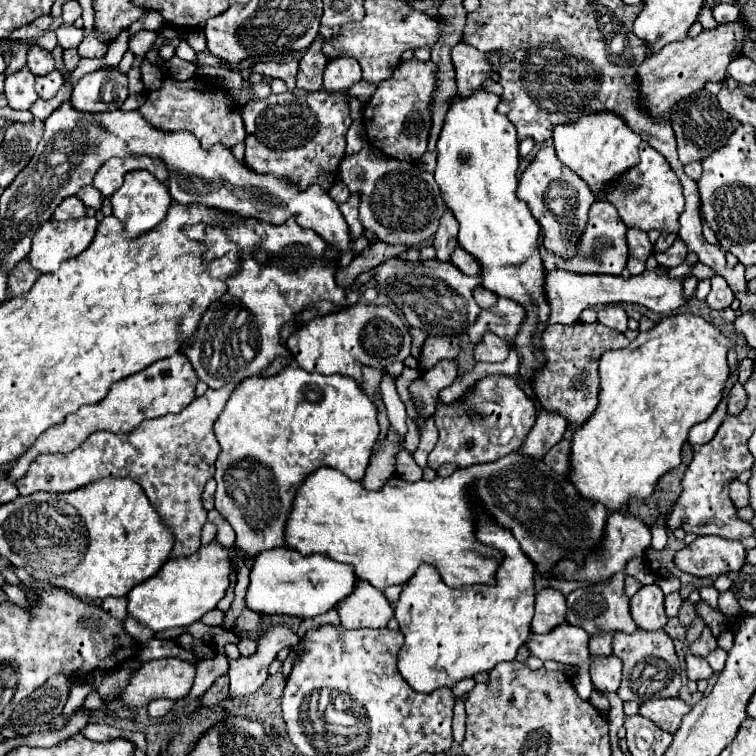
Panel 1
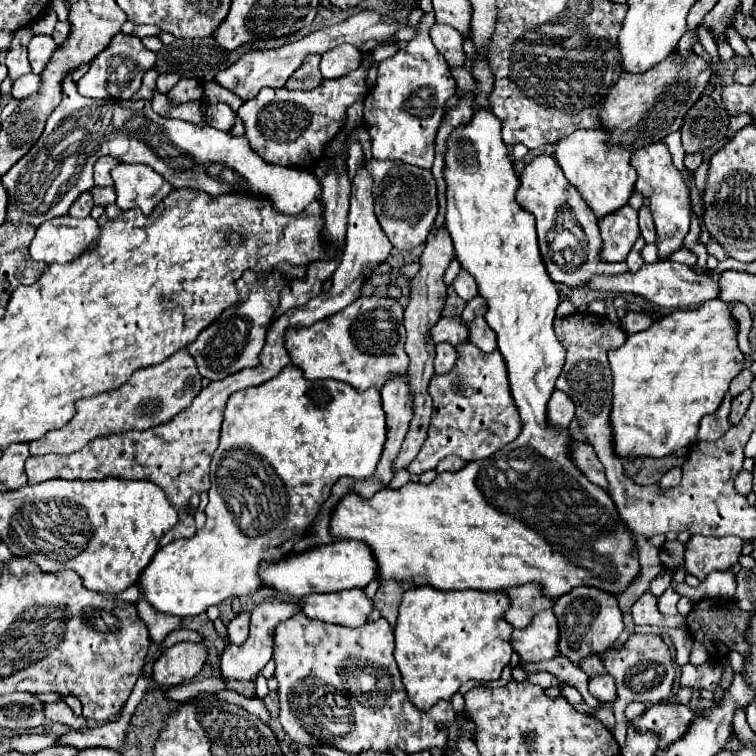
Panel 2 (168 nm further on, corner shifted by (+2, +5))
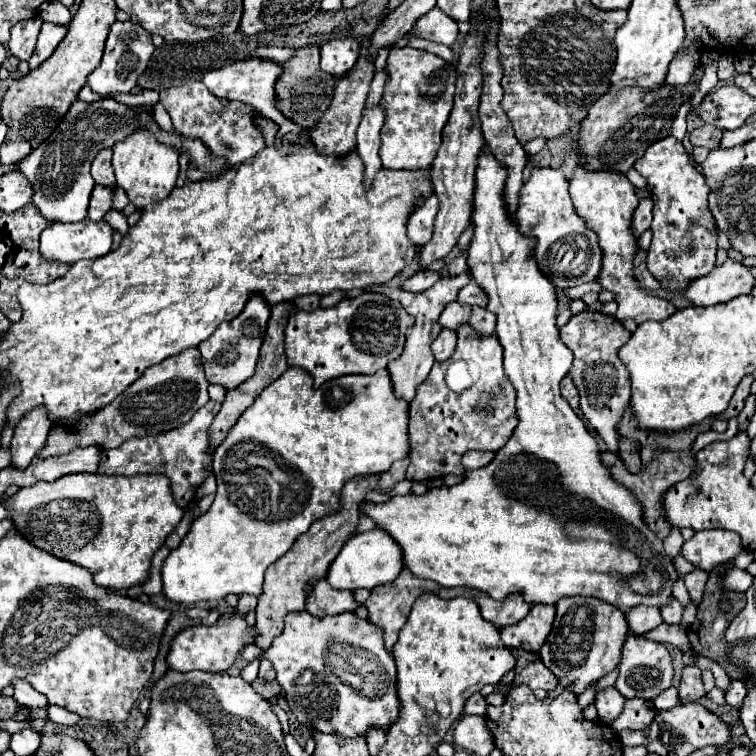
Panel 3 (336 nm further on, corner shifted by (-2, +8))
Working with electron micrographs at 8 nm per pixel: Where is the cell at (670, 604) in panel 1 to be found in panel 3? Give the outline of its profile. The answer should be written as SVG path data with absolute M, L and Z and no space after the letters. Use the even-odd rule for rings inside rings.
M672 598L672 602L668 606L662 606L660 608L662 612L662 620L664 624L680 624L680 618L682 618L682 606L676 598Z

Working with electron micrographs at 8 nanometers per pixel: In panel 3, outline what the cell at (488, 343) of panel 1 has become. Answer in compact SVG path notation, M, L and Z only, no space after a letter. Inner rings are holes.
M472 308L468 324L480 334L480 336L490 336L496 330L496 316L488 312L486 308Z

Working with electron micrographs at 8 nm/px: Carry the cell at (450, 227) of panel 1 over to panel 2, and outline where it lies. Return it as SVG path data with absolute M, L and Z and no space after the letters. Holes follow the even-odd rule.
M438 227L434 229L428 239L426 239L426 247L424 253L420 255L420 271L418 275L410 281L410 303L404 309L404 327L406 327L406 353L410 357L410 367L406 373L408 379L408 387L410 387L410 395L412 395L412 403L414 403L414 417L410 423L410 429L406 433L404 445L398 453L396 459L396 469L400 467L408 467L410 461L418 455L422 443L426 441L426 427L430 425L430 415L432 415L432 403L430 403L430 393L426 393L426 387L430 385L430 379L434 377L434 343L430 339L430 329L434 327L434 323L440 319L440 311L444 307L444 297L446 297L446 283L444 283L444 271L450 265L450 261L454 259L454 247L450 243L450 233L446 231L446 227Z

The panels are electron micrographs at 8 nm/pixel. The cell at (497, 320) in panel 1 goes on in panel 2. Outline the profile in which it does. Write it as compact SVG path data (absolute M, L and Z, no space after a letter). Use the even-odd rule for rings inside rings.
M478 295L478 297L474 297L472 301L466 303L464 313L462 313L462 319L464 319L464 323L470 325L476 317L480 317L480 315L484 315L484 313L486 313L486 301Z

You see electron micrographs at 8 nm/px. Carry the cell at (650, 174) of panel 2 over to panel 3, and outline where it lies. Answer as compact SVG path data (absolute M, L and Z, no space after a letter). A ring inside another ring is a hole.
M666 136L666 140L652 144L634 164L634 168L646 178L654 198L654 238L646 252L648 270L664 290L678 294L678 288L686 288L690 280L706 276L716 264L718 228L712 212L708 210L710 188L704 180L704 174L698 172L690 162L682 142L678 142L674 136Z

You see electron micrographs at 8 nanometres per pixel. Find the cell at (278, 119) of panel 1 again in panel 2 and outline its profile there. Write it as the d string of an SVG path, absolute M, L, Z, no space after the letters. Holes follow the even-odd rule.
M362 55L362 65L342 79L322 81L316 89L310 91L290 91L286 87L262 89L254 99L248 99L238 109L238 117L246 127L246 139L250 147L266 161L278 165L292 165L290 155L300 155L306 169L314 169L320 161L320 155L326 151L328 143L338 135L346 119L346 109L362 101L368 93L366 87L366 67L370 65L372 55Z

